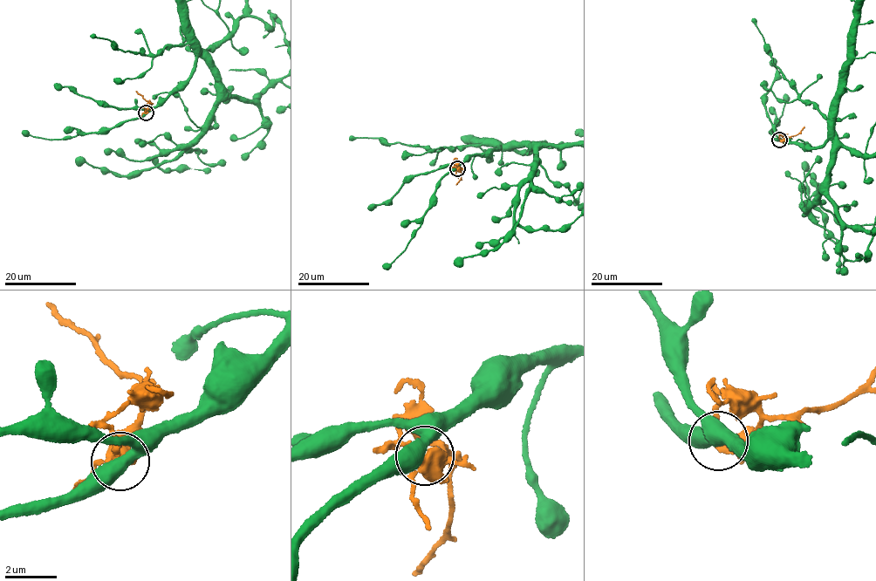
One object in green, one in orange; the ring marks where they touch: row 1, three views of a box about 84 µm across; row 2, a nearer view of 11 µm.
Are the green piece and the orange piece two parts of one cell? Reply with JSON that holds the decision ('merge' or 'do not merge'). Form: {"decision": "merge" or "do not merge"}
{"decision": "do not merge"}

